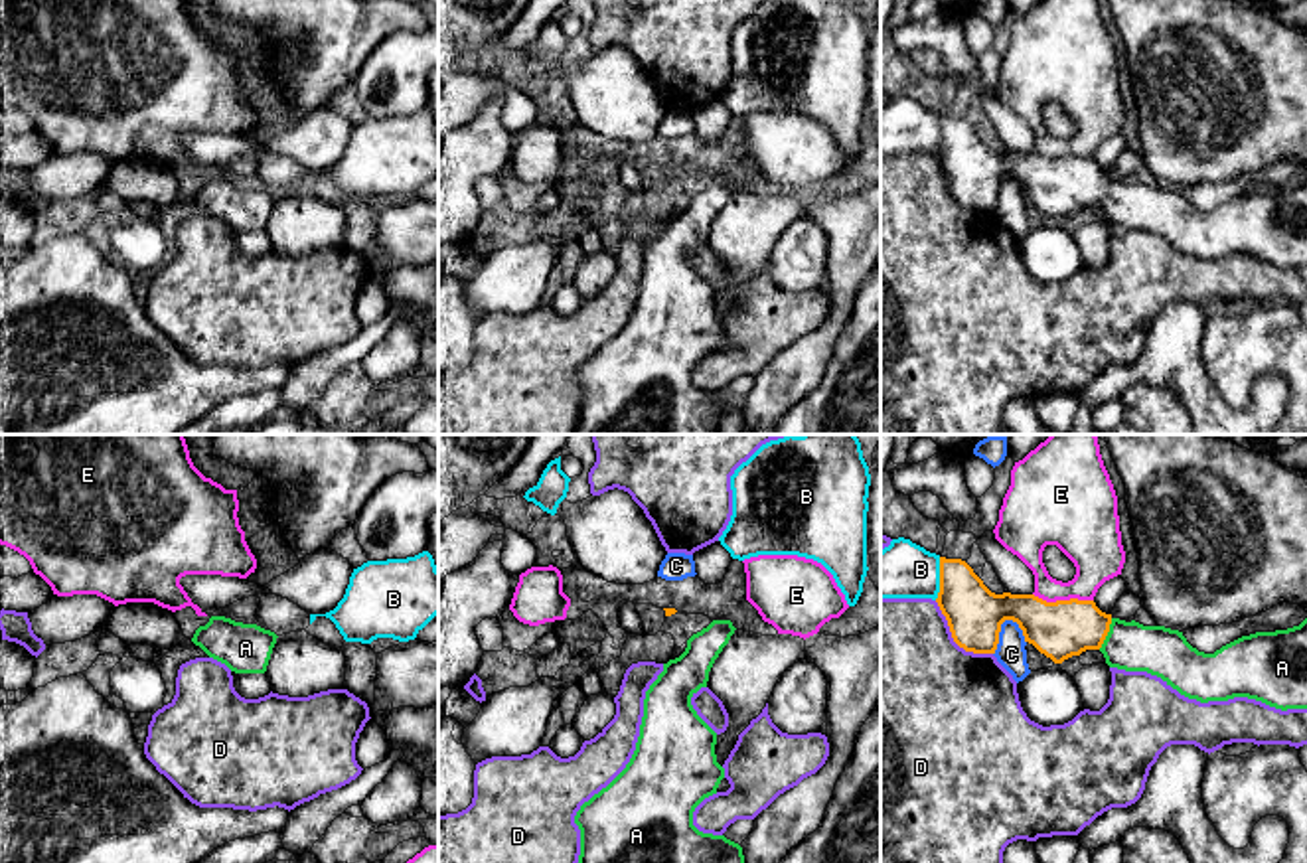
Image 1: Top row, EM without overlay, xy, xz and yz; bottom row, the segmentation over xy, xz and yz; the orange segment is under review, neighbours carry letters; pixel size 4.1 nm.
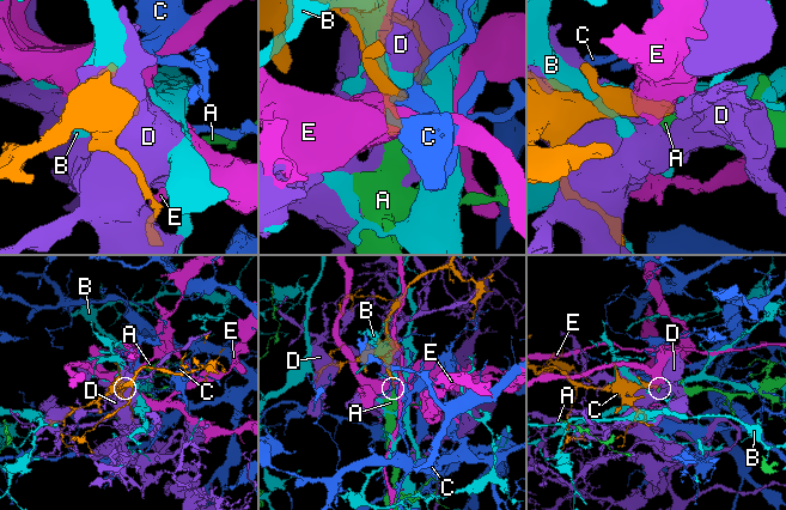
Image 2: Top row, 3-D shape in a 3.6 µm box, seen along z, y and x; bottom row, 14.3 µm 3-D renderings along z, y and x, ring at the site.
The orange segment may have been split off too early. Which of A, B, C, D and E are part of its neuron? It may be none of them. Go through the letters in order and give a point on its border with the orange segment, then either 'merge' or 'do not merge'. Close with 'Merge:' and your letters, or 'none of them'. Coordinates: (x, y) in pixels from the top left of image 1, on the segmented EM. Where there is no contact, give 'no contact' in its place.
A: contact yz (1106, 634); merge
B: contact yz (940, 579); do not merge
C: contact yz (999, 630); do not merge
D: contact yz (954, 640); do not merge
E: contact yz (1063, 601); do not merge
Merge: A

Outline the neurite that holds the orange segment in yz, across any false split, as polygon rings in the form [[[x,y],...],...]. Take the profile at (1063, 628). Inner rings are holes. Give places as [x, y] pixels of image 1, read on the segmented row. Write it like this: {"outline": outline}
{"outline": [[[940,557],[936,602],[965,652],[995,654],[1001,624],[1013,620],[1025,642],[1054,664],[1100,650],[1110,667],[1147,671],[1200,703],[1248,697],[1281,711],[1307,709],[1307,618],[1204,654],[1179,630],[1114,618],[1094,600],[995,594],[965,561],[946,557]]]}

